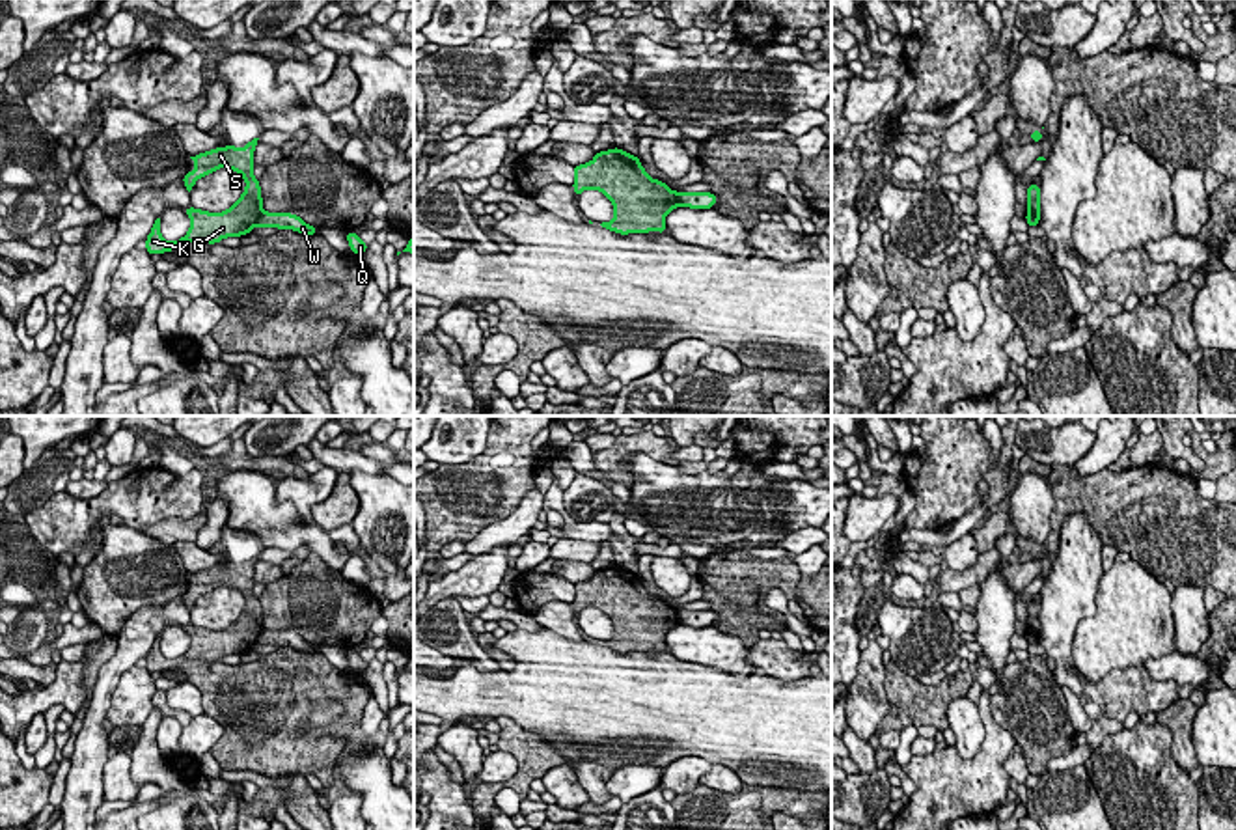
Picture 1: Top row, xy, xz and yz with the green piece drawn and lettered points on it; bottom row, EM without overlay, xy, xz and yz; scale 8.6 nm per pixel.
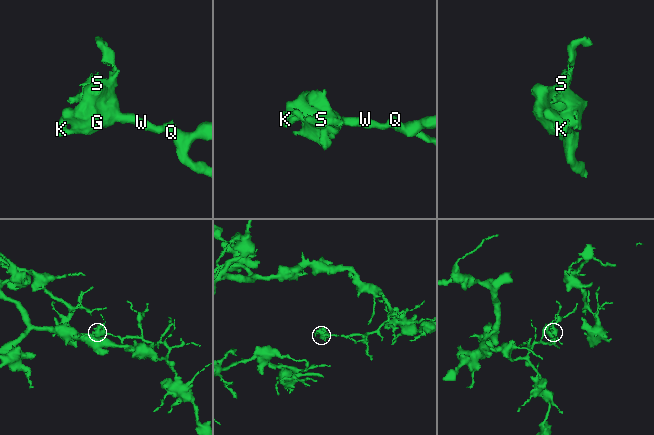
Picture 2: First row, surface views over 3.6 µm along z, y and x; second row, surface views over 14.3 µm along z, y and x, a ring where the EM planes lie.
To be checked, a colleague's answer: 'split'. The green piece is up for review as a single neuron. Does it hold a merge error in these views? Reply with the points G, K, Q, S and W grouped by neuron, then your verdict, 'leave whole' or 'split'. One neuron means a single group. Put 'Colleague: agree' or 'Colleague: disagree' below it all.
G K S / Q W; split
Colleague: agree

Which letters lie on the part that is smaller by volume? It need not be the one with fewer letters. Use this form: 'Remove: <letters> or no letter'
Remove: G, K, S

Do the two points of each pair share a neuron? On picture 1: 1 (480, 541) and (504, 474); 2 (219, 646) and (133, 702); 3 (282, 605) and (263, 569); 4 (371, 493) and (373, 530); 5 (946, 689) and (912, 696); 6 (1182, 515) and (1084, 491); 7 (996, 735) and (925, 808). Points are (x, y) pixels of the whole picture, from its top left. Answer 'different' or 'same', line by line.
1: different
2: different
3: different
4: same
5: same
6: same
7: same

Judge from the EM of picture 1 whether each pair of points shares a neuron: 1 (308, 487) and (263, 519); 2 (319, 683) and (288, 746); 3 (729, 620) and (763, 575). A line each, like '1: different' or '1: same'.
1: different
2: same
3: same

